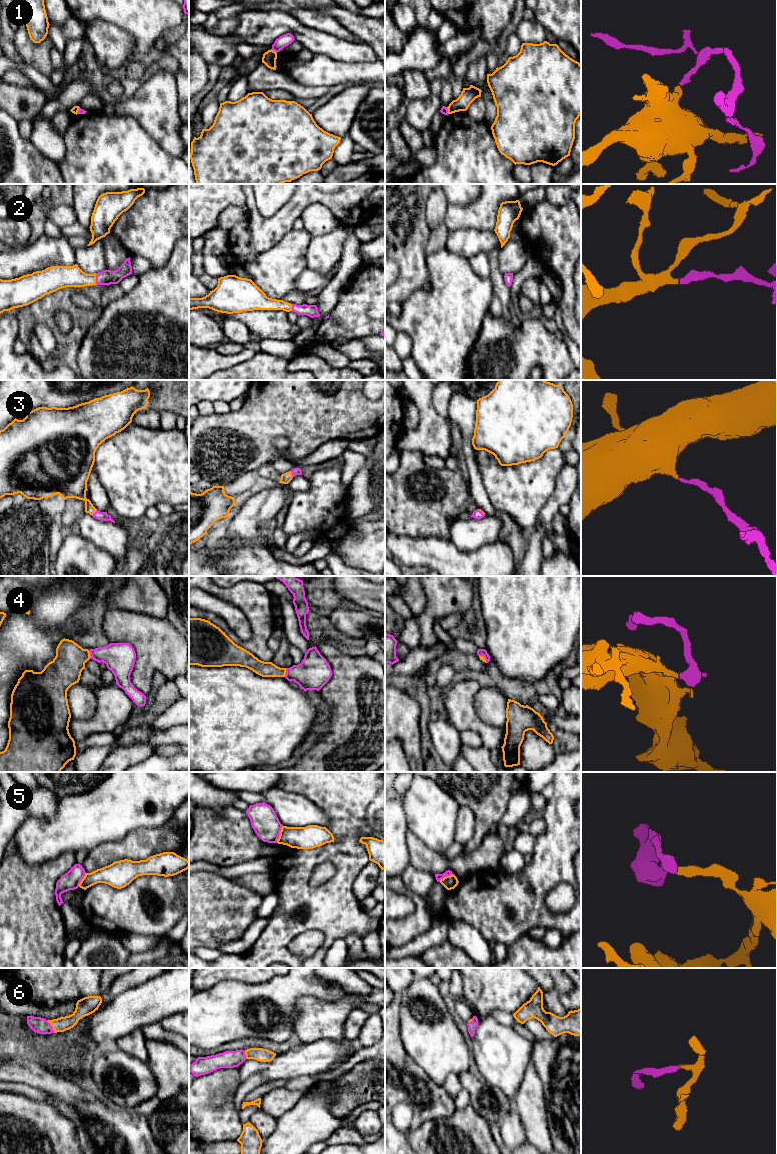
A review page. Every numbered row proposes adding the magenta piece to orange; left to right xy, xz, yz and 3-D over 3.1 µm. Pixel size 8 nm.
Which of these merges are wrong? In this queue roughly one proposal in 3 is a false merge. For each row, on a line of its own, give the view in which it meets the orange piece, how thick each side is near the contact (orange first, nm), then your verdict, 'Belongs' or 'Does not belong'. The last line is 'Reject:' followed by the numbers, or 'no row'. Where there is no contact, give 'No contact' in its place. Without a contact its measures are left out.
1: Touches orange in xz. Thickness 110 nm (orange) against 90 nm. Does not belong
2: Touches orange in xy. Thickness 170 nm (orange) against 120 nm. Belongs
3: Touches orange in xz. Thickness 80 nm (orange) against 60 nm. Belongs
4: Touches orange in xz. Thickness 130 nm (orange) against 260 nm. Belongs
5: Touches orange in xz. Thickness 190 nm (orange) against 220 nm. Does not belong
6: Touches orange in xy. Thickness 120 nm (orange) against 130 nm. Belongs
Reject: 1, 5

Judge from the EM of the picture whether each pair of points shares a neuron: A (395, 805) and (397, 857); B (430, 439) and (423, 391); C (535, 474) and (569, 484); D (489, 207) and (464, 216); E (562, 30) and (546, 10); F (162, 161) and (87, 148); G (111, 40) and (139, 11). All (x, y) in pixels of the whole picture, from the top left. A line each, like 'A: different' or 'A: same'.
A: same
B: same
C: different
D: same
E: same
F: same
G: different

